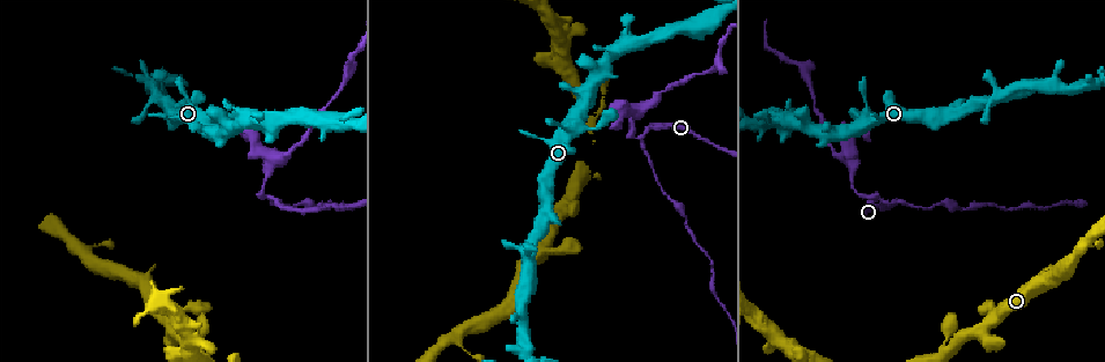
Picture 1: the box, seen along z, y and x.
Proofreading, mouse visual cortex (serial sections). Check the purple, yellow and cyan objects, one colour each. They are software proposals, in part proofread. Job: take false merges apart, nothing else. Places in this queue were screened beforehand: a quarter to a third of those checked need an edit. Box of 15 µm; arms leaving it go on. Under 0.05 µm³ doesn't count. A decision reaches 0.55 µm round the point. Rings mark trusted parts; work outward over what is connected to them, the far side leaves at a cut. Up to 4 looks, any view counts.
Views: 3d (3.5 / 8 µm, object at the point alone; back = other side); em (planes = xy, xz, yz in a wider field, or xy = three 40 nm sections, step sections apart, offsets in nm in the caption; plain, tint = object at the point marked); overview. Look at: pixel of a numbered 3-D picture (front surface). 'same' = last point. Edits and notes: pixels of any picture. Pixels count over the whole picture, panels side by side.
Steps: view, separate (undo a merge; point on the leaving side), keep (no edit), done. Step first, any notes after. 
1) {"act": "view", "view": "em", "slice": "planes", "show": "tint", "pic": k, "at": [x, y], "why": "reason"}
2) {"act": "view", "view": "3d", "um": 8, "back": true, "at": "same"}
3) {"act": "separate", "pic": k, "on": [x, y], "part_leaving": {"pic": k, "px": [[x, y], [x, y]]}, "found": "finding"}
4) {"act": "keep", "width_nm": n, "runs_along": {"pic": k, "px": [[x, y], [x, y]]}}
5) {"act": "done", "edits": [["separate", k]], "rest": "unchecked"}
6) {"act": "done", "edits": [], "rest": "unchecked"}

{"act": "view", "view": "3d", "um": 3.5, "back": true, "pic": 1, "at": [544, 253], "why": "four arms meet"}

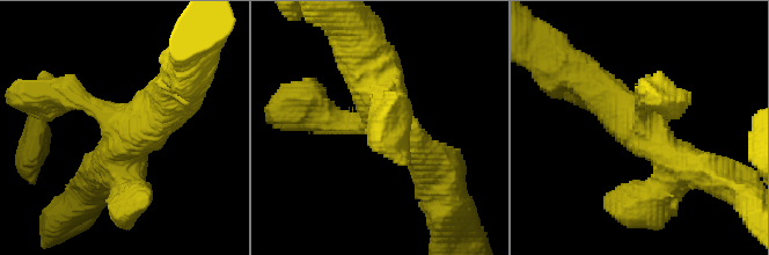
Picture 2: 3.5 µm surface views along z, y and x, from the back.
{"act": "view", "view": "em", "slice": "xy", "step": 2, "show": "tint", "pic": 2, "at": [116, 120], "arms": 4, "arm_widths_nm": [200, 500, 500, 500]}

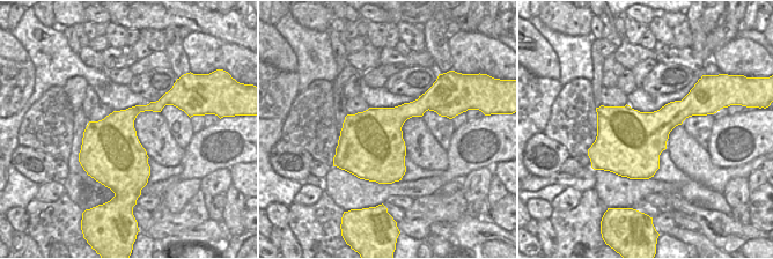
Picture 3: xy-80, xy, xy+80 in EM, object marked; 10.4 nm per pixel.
{"act": "keep", "runs_along": {"pic": 2, "px": [[594, 87], [674, 165], [701, 168]]}, "found": "one cell here"}

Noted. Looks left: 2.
{"act": "view", "view": "3d", "um": 3.5, "pic": 1, "at": [941, 346], "why": "a fork"}

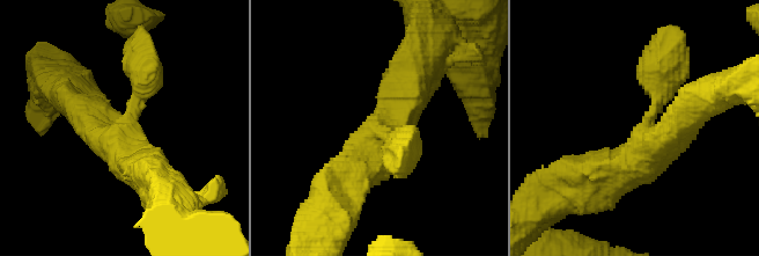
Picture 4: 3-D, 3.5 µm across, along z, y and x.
{"act": "view", "view": "em", "slice": "planes", "show": "tint", "pic": 4, "at": [645, 123], "arms": 3, "arm_widths_nm": [300, 450, 600]}

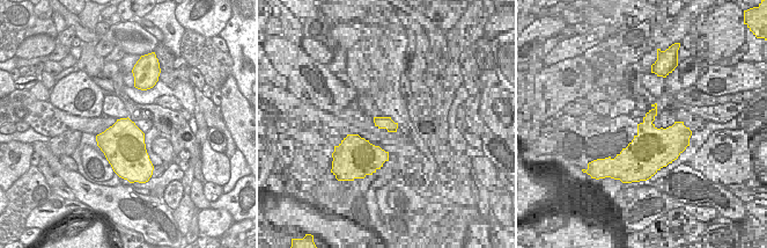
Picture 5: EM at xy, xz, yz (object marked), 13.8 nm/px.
{"act": "keep", "runs_along": {"pic": 4, "px": [[333, 191], [376, 156], [412, 82]]}, "found": "continuous, no second cell"}

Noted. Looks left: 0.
{"act": "done", "edits": [], "rest": "unchecked"}

